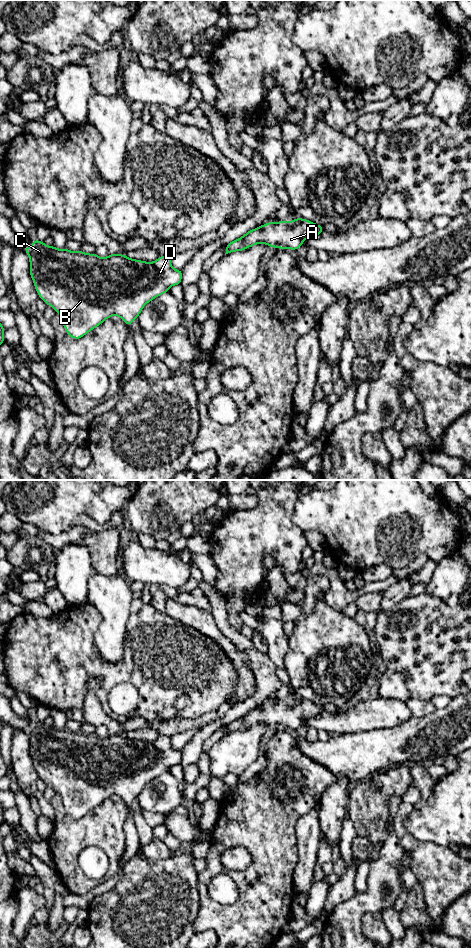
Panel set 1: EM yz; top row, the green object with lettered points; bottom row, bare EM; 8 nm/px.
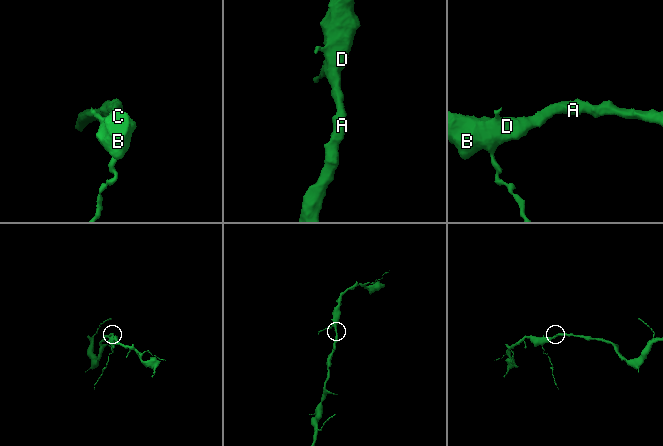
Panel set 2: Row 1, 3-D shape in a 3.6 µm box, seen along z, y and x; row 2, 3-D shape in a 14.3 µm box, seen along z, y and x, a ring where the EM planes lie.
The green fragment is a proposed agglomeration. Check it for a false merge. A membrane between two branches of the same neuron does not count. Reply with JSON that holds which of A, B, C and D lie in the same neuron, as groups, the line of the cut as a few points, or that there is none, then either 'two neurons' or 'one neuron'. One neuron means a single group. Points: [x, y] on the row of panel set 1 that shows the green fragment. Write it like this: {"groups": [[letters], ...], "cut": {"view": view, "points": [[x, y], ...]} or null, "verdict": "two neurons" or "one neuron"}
{"groups": [["A", "B", "C", "D"]], "cut": null, "verdict": "one neuron"}

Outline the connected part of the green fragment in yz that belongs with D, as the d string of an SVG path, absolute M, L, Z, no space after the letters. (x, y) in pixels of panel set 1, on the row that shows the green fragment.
M38 239L23 251L29 255L30 275L39 298L60 314L67 334L74 339L82 338L114 315L119 316L129 327L148 302L169 292L171 286L180 285L182 279L182 270L176 270L171 266L171 256L161 255L151 263L130 259L125 254L110 254L100 258L96 253L72 252L66 248L57 249L54 246L47 246Z

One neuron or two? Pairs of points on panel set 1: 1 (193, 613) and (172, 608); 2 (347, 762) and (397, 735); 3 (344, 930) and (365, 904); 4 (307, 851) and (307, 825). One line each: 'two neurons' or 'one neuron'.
1: one neuron
2: one neuron
3: one neuron
4: one neuron

